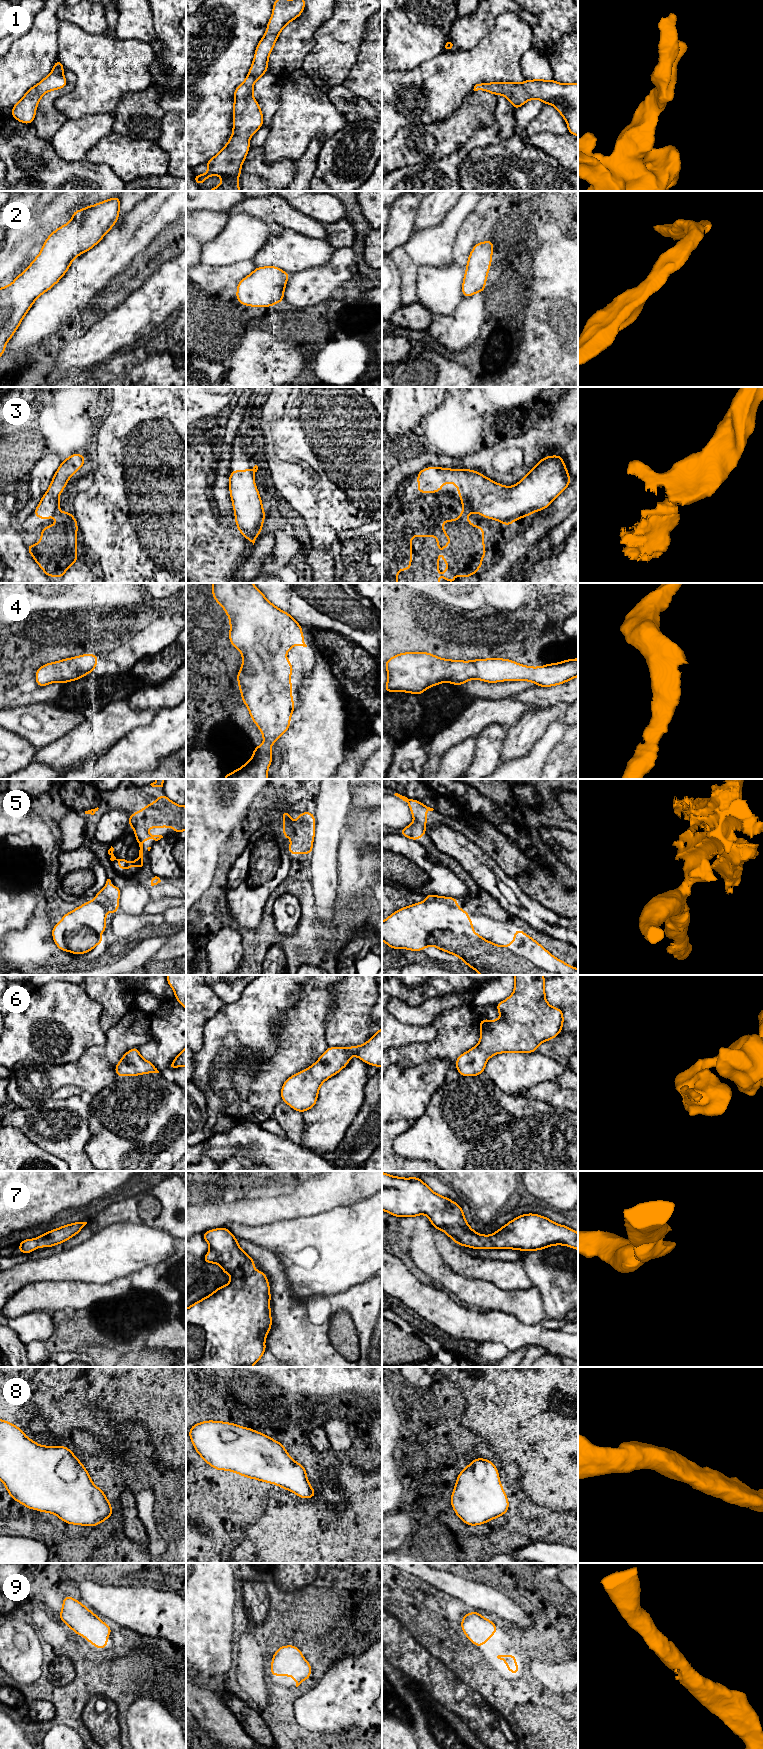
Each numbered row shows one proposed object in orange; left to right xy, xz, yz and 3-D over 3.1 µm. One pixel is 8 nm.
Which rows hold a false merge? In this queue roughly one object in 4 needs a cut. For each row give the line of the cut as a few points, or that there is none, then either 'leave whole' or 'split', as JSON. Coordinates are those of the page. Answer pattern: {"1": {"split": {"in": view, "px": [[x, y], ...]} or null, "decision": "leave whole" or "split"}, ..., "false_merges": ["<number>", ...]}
{"1": {"split": null, "decision": "leave whole"}, "2": {"split": null, "decision": "leave whole"}, "3": {"split": null, "decision": "leave whole"}, "4": {"split": null, "decision": "leave whole"}, "5": {"split": {"in": "yz", "px": [[435, 899], [456, 906]]}, "decision": "split"}, "6": {"split": null, "decision": "leave whole"}, "7": {"split": null, "decision": "leave whole"}, "8": {"split": null, "decision": "leave whole"}, "9": {"split": null, "decision": "leave whole"}, "false_merges": ["5"]}

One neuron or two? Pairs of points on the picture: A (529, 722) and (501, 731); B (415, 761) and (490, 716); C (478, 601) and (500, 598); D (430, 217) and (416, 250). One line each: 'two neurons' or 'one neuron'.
A: two neurons
B: two neurons
C: two neurons
D: two neurons

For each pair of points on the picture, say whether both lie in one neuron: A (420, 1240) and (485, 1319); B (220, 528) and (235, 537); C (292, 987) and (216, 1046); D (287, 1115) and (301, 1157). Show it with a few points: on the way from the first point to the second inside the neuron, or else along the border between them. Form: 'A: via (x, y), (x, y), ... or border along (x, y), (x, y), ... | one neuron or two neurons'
A: border along (475, 1308), (500, 1311) | two neurons
B: via (224, 532), (231, 536) | one neuron
C: via (271, 995), (248, 1018), (236, 1018), (229, 1025) | one neuron
D: border along (286, 1136), (301, 1146) | two neurons

